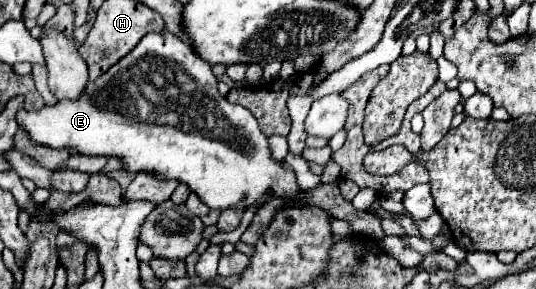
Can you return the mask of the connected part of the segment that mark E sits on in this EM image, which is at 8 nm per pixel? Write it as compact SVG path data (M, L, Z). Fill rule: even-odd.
M166 29L144 35L126 57L110 67L100 79L88 83L78 101L58 101L54 107L44 107L32 113L22 109L18 115L18 125L38 145L48 145L54 149L72 147L84 155L120 155L126 163L124 169L128 171L150 171L160 179L178 179L180 183L188 183L188 187L200 195L210 209L218 211L236 205L242 197L246 197L246 207L250 207L254 201L266 201L268 189L274 191L274 197L290 197L298 191L294 171L270 159L268 139L260 133L254 115L244 107L228 103L216 91L212 67L182 39ZM196 87L204 87L204 91L216 99L216 107L220 107L220 115L224 115L222 121L206 119L196 113Z

